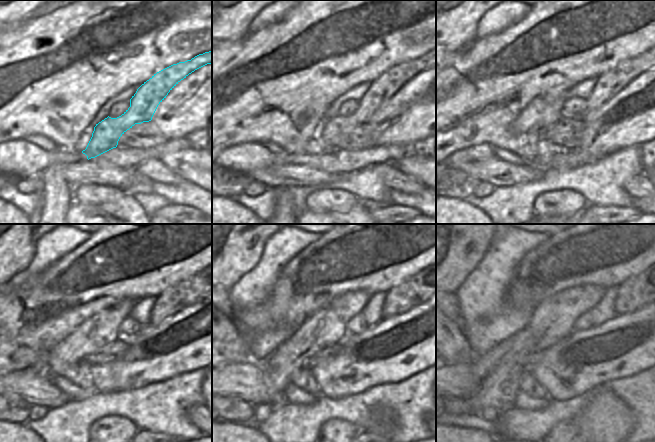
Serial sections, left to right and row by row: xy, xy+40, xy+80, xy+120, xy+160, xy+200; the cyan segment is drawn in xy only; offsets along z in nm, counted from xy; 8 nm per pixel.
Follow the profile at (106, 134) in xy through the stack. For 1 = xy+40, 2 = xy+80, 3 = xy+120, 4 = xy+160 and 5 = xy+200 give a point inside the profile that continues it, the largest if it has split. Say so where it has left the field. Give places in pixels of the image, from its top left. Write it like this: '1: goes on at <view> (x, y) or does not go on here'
1: goes on at xy+40 (389, 82)
2: goes on at xy+80 (609, 84)
3: goes on at xy+120 (175, 298)
4: goes on at xy+160 (414, 291)
5: goes on at xy+200 (639, 291)

